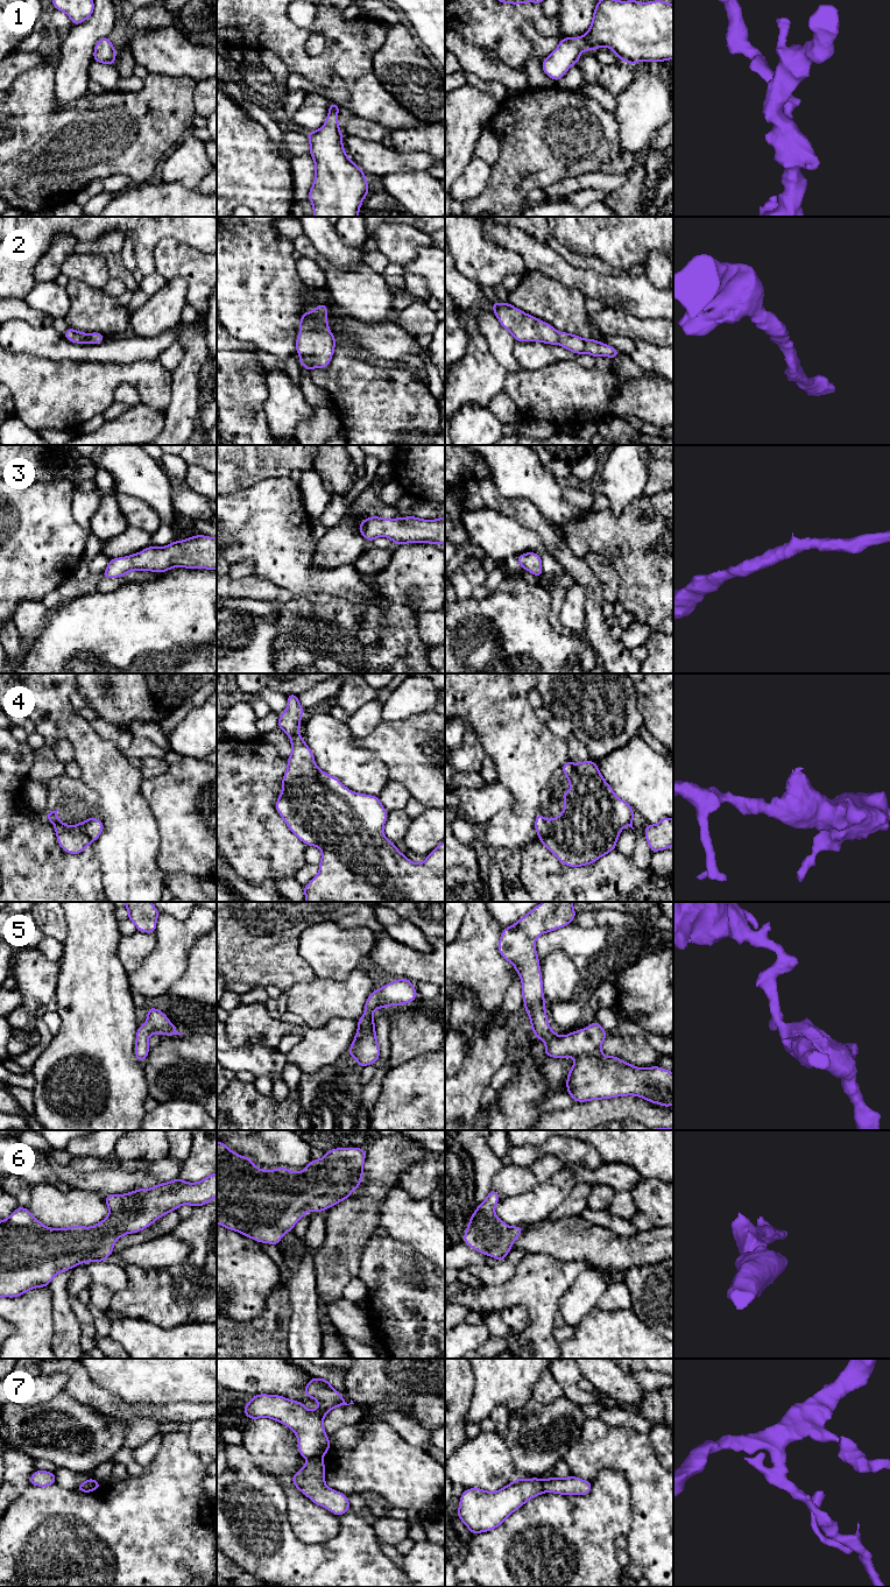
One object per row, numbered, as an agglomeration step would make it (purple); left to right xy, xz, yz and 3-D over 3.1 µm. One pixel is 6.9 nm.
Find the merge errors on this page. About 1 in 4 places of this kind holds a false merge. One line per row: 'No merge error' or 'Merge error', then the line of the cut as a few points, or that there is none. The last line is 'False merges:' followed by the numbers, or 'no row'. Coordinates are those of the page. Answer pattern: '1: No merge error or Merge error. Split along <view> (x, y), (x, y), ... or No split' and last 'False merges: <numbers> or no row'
1: No merge error. No split
2: No merge error. No split
3: No merge error. No split
4: No merge error. No split
5: No merge error. No split
6: No merge error. No split
7: Merge error. Split along xz (320, 1457), (308, 1459)
False merges: 7

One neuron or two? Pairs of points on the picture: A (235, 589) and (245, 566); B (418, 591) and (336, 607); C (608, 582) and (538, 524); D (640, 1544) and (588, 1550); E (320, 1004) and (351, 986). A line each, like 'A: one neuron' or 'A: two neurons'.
A: two neurons
B: two neurons
C: two neurons
D: two neurons
E: one neuron

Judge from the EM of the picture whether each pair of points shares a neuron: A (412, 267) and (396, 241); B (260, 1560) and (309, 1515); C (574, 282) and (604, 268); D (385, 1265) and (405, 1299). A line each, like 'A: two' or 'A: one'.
A: two
B: two
C: two
D: one

